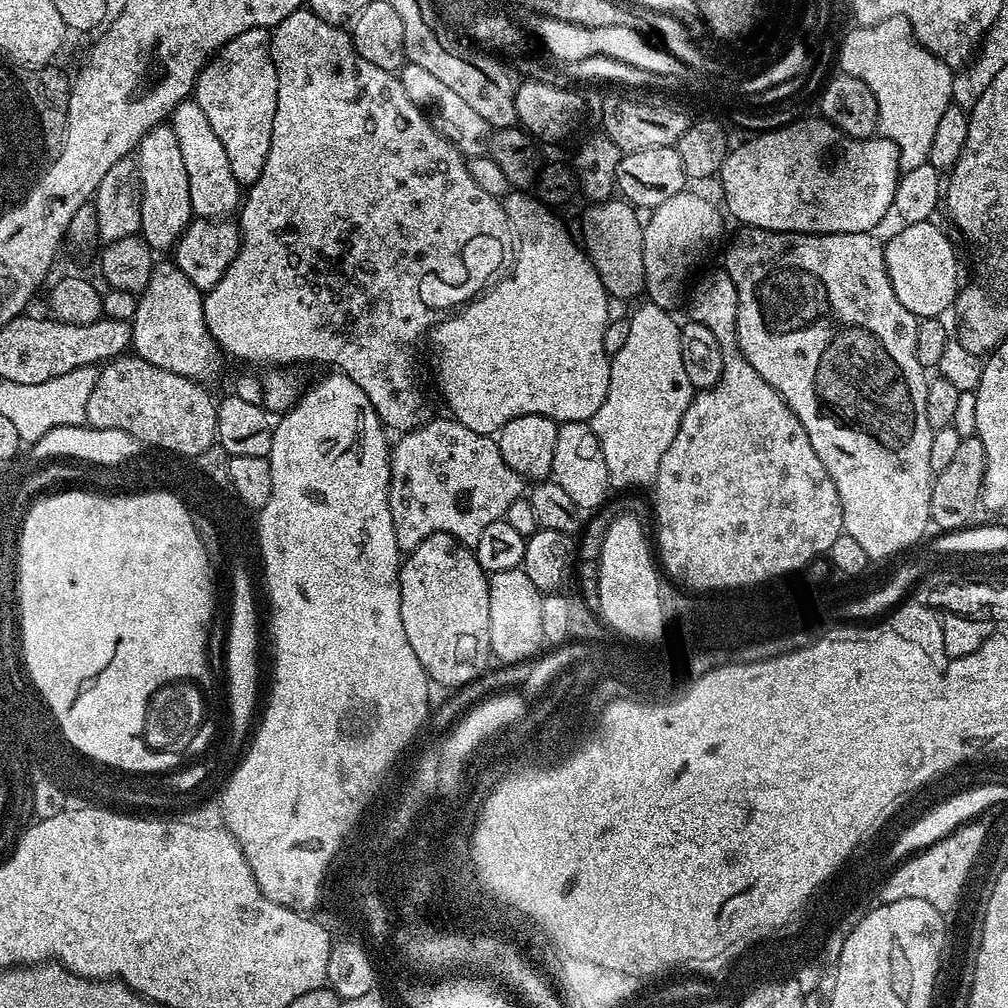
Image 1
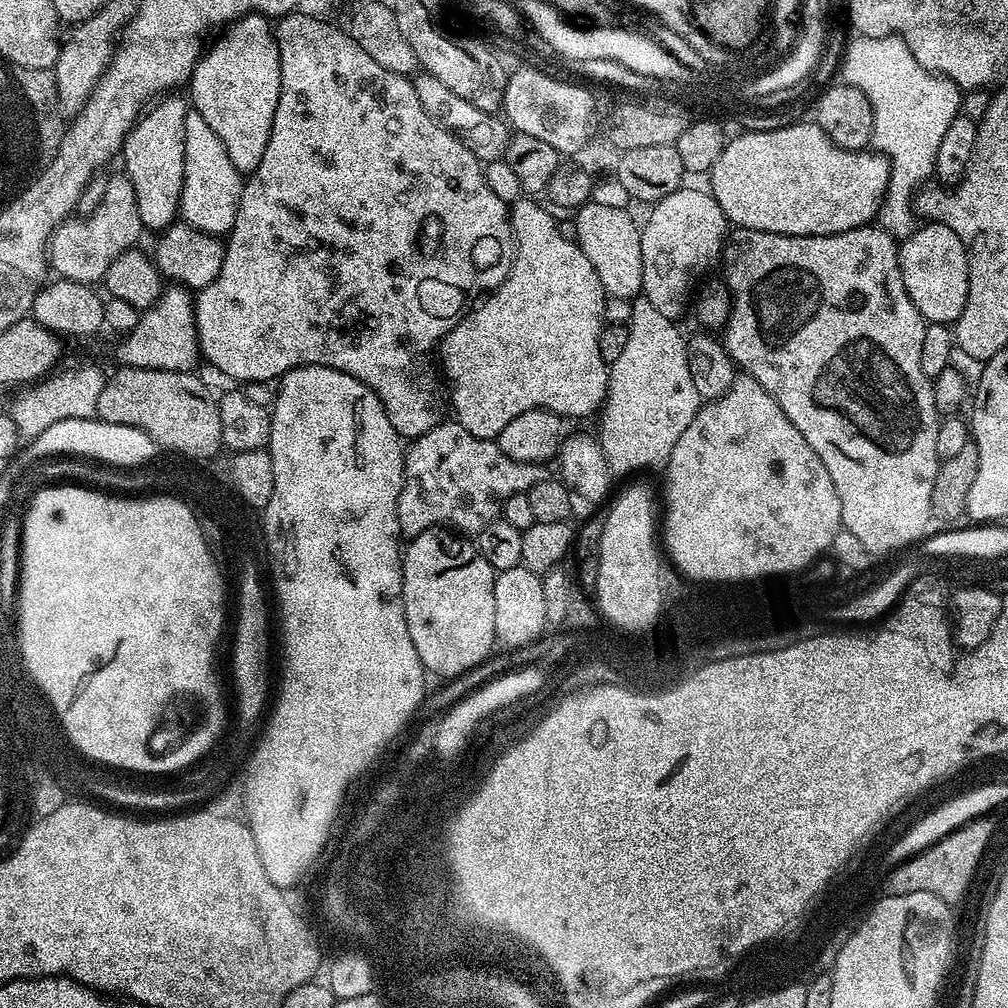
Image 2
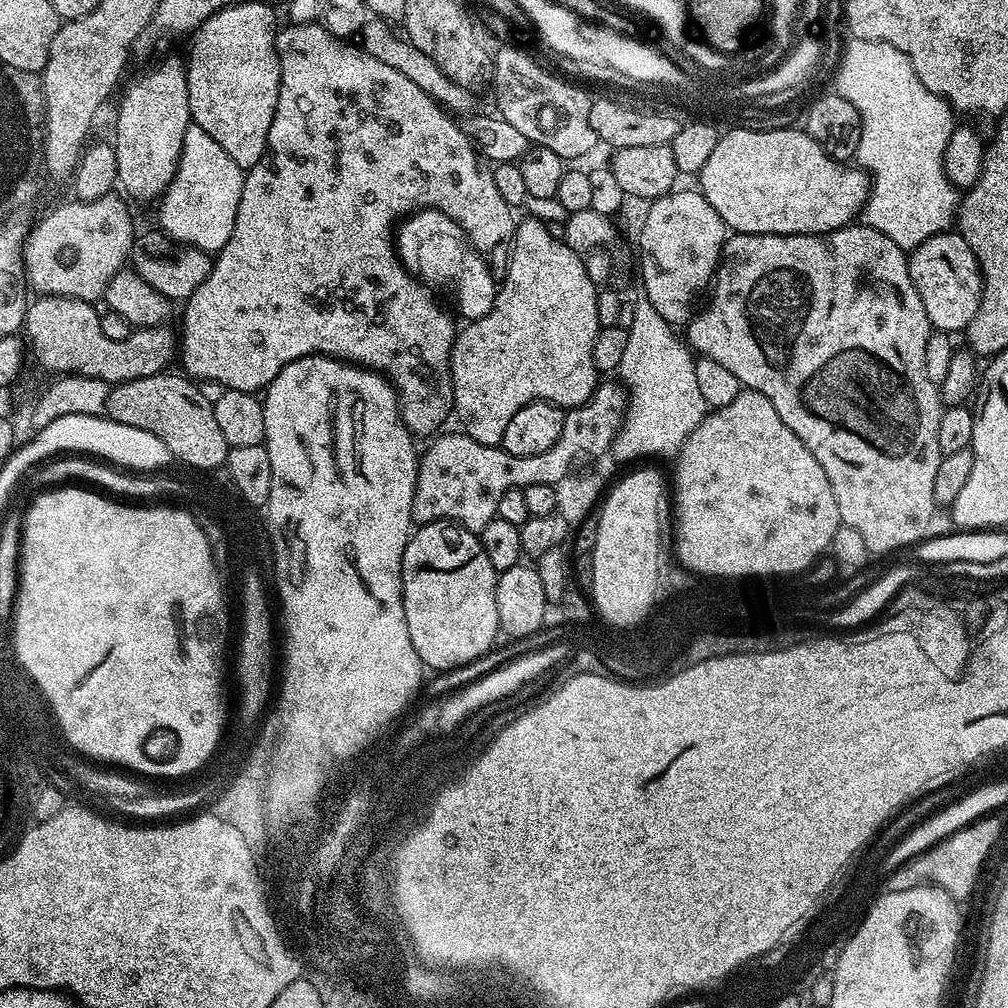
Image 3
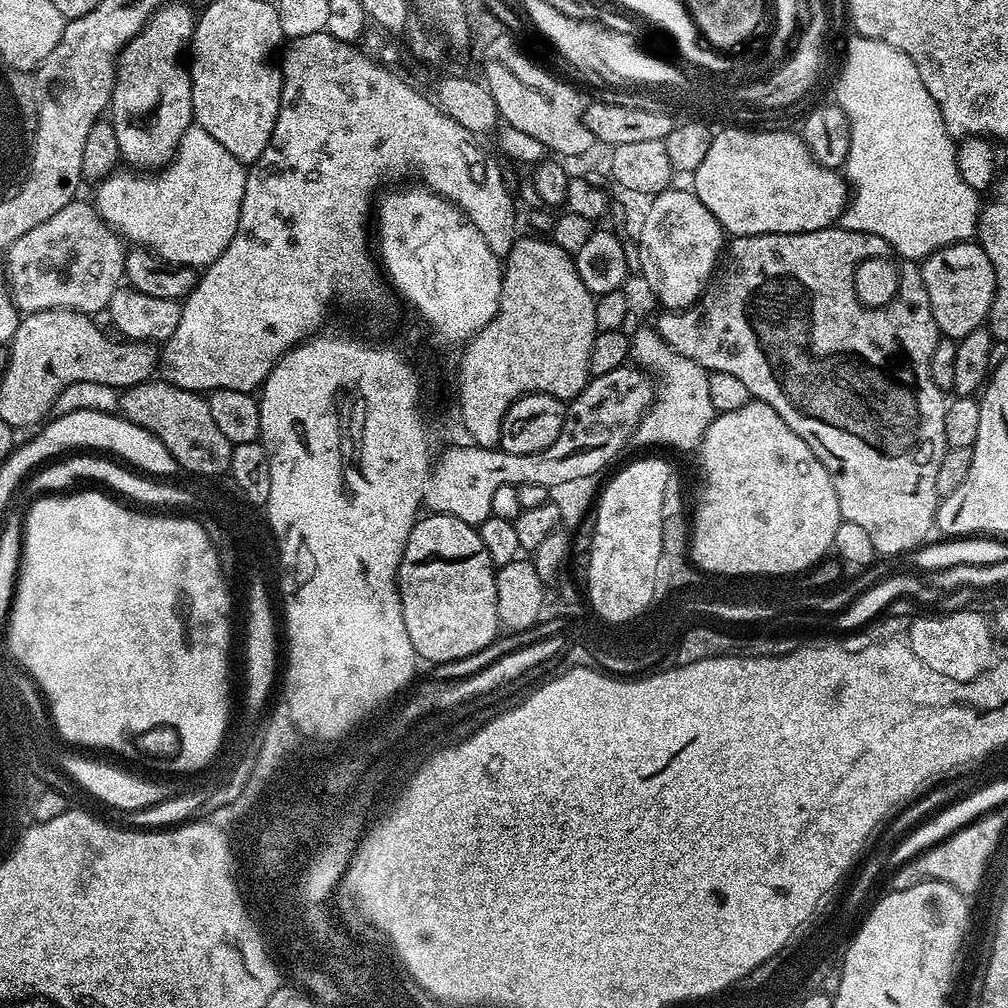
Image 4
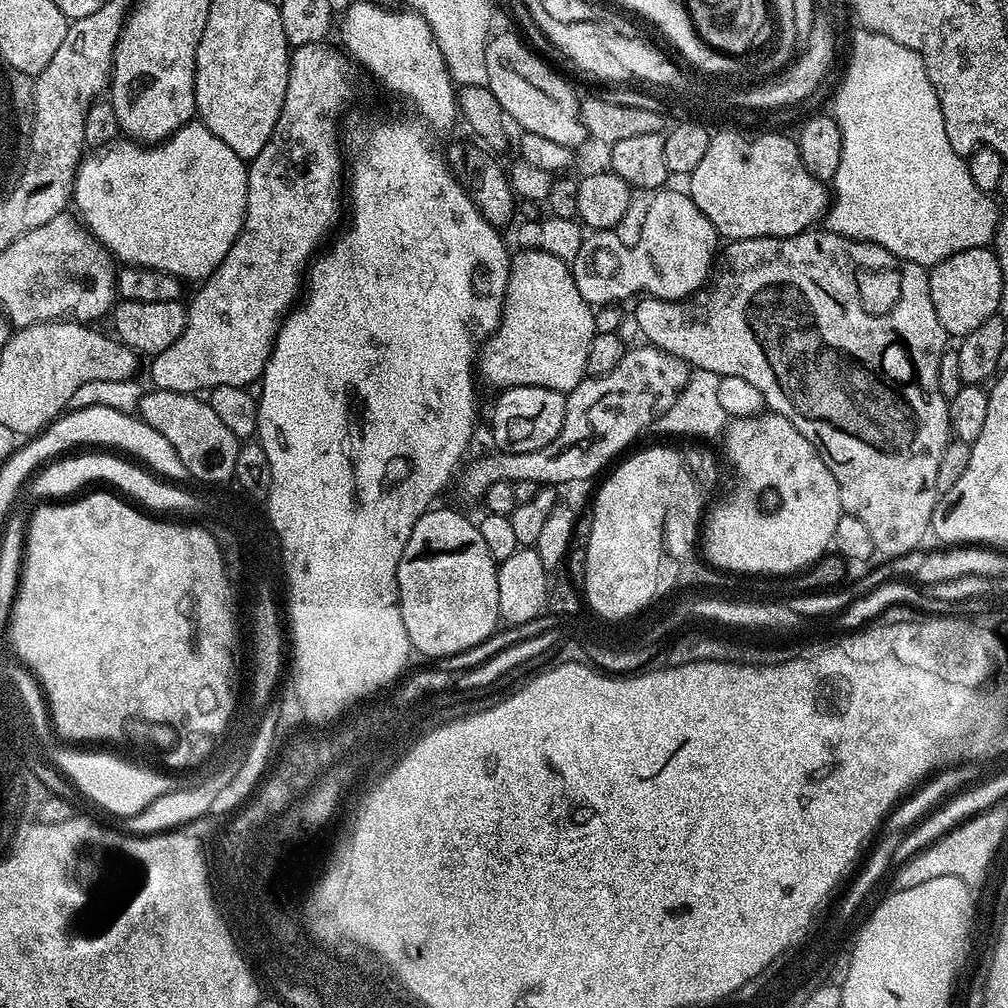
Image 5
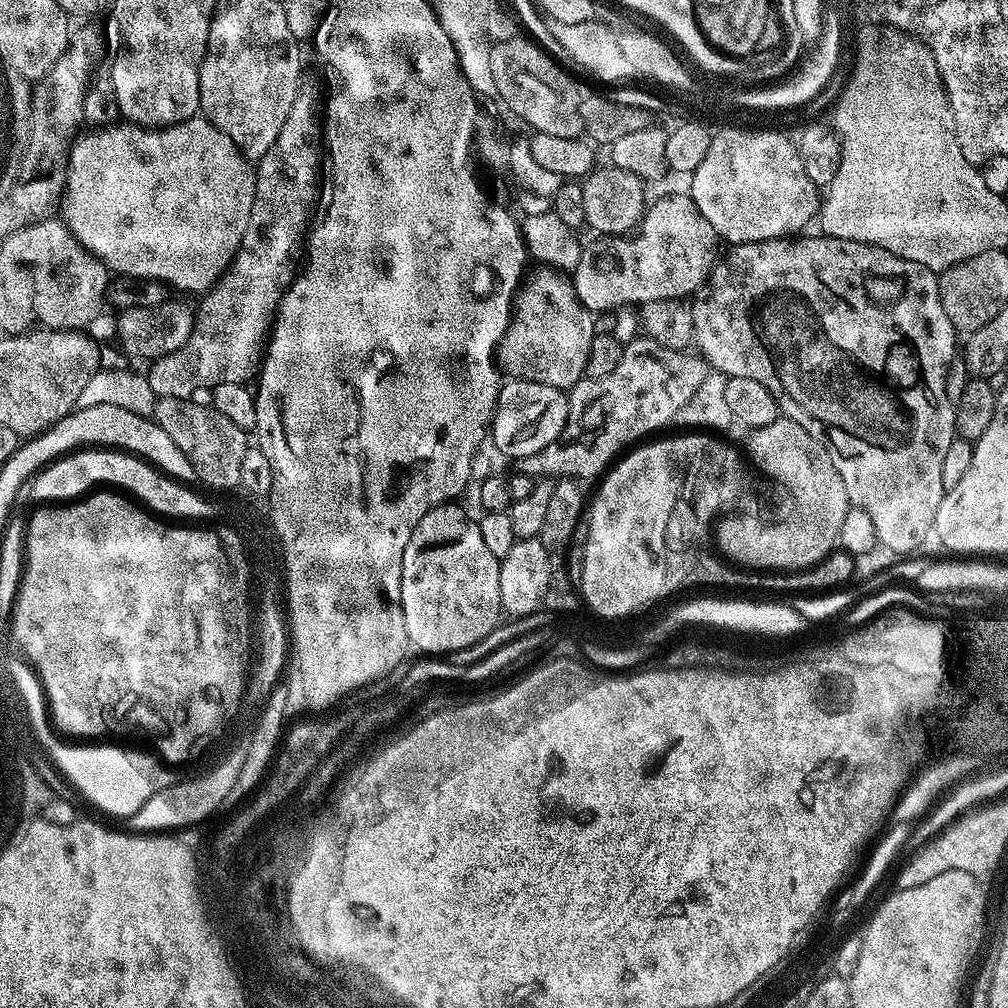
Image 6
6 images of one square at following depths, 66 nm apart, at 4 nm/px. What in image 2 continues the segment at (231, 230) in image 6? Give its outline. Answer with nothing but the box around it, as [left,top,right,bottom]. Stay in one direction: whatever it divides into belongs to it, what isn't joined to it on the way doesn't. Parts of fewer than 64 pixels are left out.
[180,110,242,237]

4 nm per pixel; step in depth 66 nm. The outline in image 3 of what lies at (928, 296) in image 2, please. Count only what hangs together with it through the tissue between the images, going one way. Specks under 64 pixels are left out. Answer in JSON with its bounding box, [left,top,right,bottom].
[907,230,984,334]

